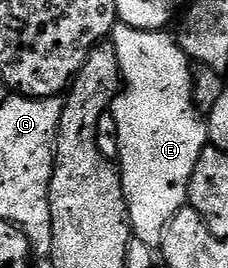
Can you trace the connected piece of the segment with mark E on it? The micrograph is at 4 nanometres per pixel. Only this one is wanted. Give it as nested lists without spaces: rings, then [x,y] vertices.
[[[117,22],[110,37],[110,43],[116,48],[122,77],[120,94],[110,109],[114,122],[118,122],[120,181],[124,184],[133,237],[151,246],[159,245],[164,236],[164,227],[172,221],[174,214],[178,214],[180,208],[187,205],[194,166],[198,166],[202,150],[210,144],[205,117],[192,101],[190,77],[193,65],[181,50],[177,37],[168,34],[164,30],[138,30],[129,24]]]

